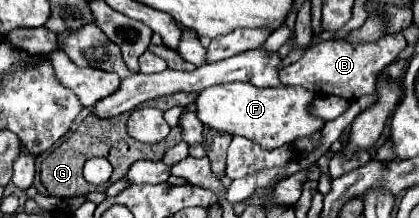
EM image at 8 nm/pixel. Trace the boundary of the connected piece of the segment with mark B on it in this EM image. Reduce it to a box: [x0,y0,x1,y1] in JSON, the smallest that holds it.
[281,34,403,102]

